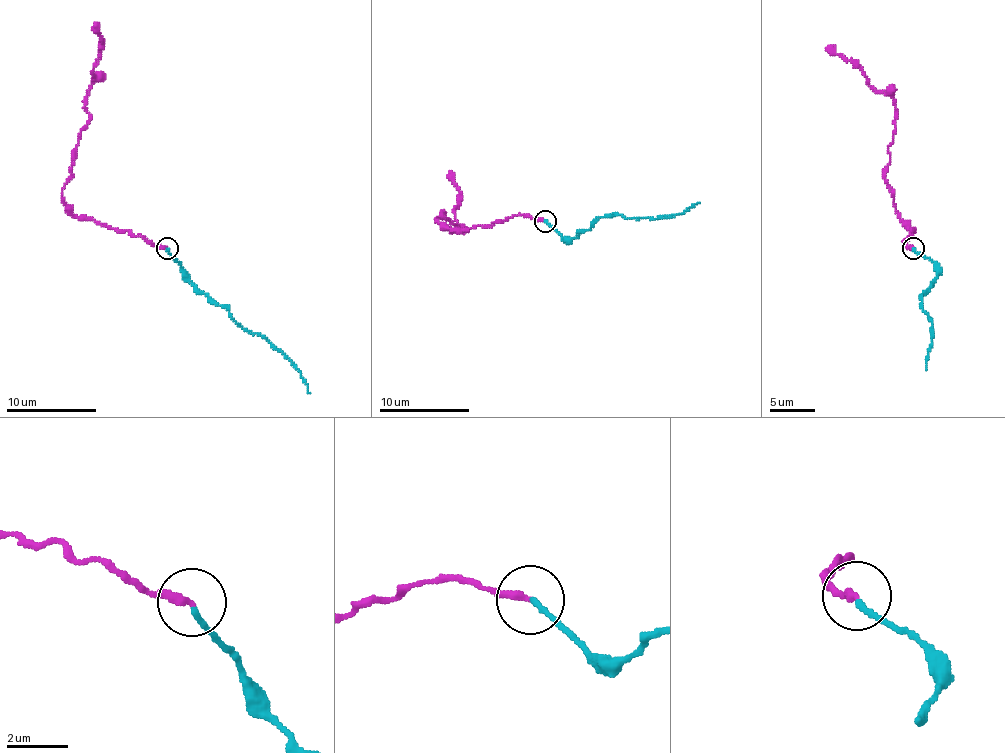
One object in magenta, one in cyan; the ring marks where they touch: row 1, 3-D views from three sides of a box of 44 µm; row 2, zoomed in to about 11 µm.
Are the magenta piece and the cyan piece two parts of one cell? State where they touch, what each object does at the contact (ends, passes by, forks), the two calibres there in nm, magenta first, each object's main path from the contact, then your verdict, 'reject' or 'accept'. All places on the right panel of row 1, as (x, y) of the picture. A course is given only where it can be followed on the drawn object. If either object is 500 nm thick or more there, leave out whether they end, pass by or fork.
(913, 248) | magenta ends | cyan ends | 260/180 nm | magenta via (913, 248), (903, 242), (910, 231), (885, 178), (895, 133), (893, 100), (826, 48) | cyan via (913, 248), (934, 264), (937, 272), (937, 278), (921, 294), (933, 337), (928, 351), (926, 369) | reject

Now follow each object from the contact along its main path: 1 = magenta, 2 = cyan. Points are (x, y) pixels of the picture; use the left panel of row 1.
1: (166, 248), (76, 217), (62, 195), (80, 129), (89, 119), (84, 97), (94, 80), (102, 41), (94, 24)
2: (166, 248), (194, 285), (244, 329), (264, 335), (301, 373), (310, 393)

